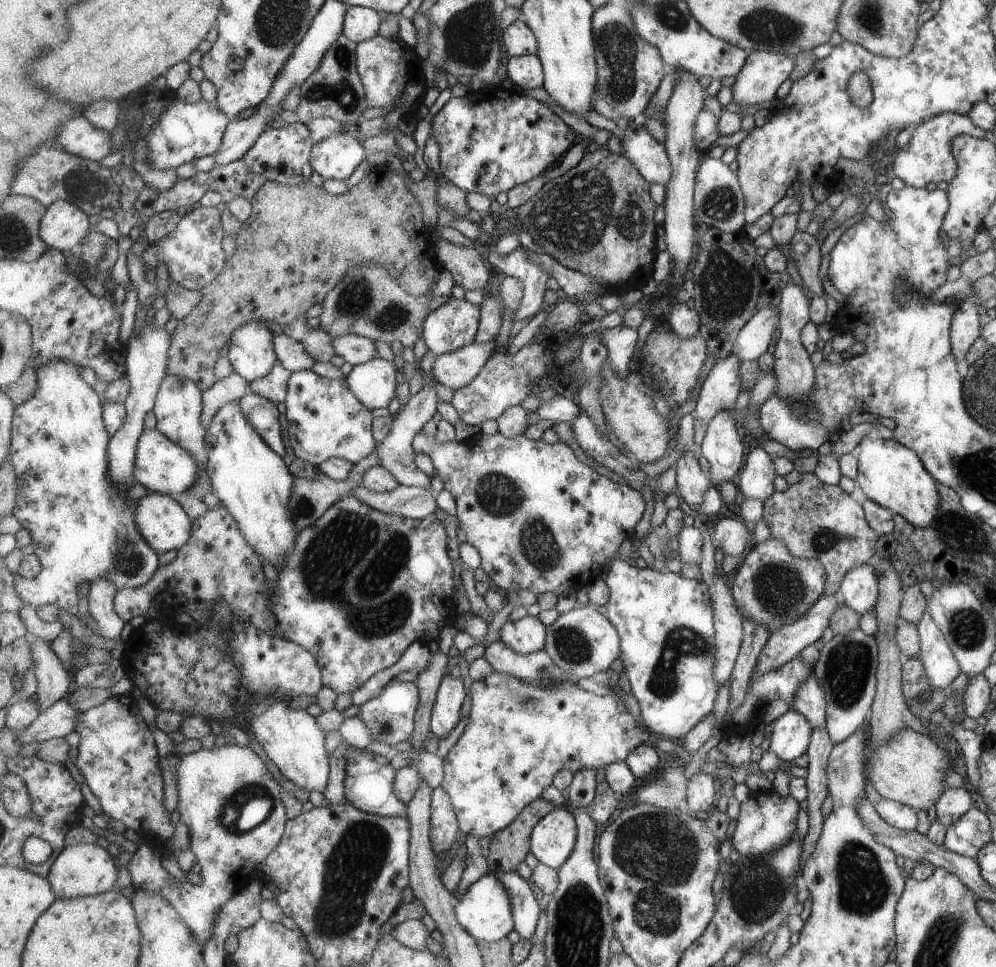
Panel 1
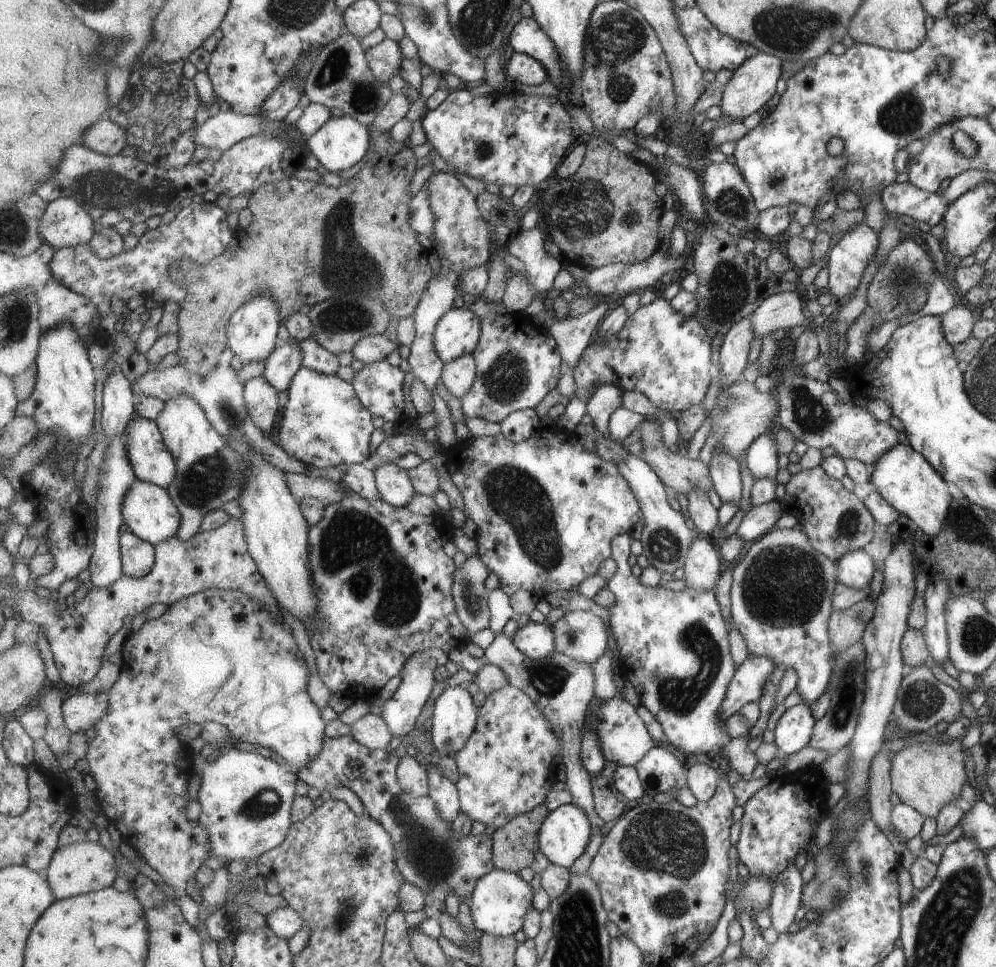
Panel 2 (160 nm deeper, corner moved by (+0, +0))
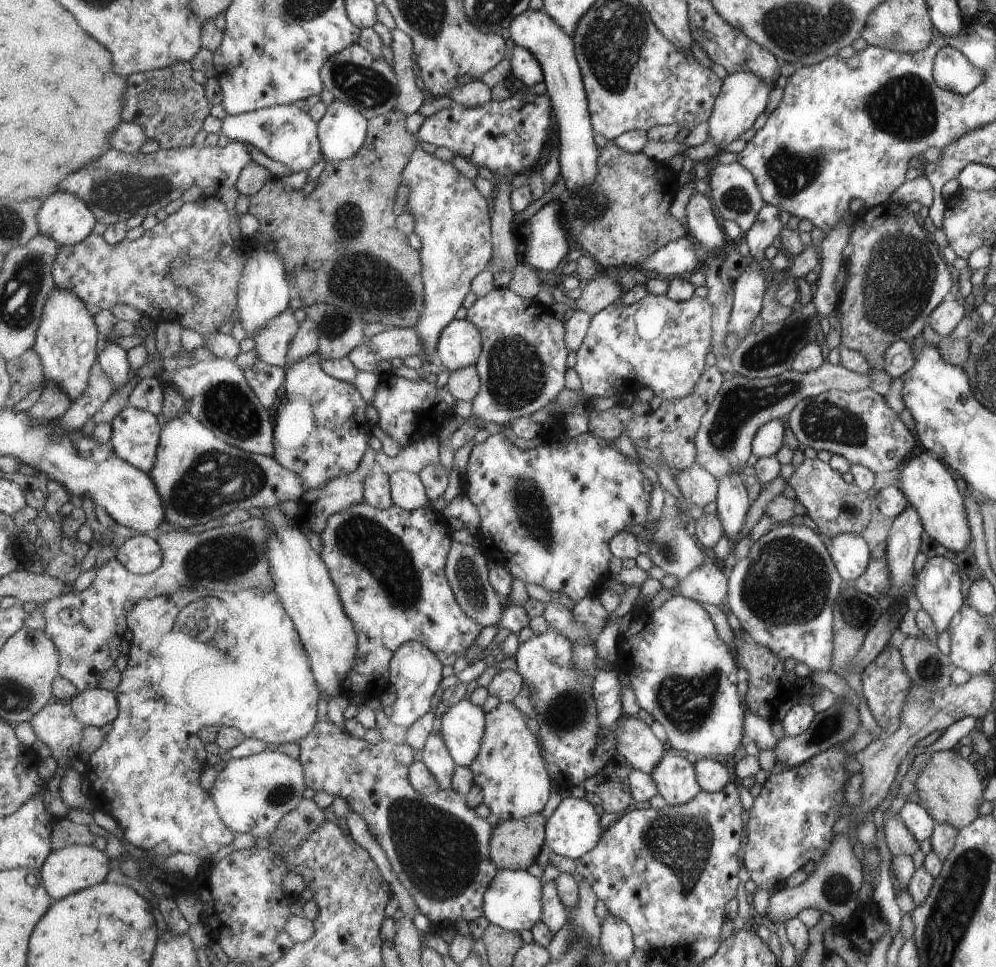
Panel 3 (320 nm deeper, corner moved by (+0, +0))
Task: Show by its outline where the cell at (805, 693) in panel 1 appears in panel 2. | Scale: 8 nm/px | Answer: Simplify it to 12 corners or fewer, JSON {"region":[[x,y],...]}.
{"region":[[771,528],[734,566],[746,650],[826,690],[837,564]]}

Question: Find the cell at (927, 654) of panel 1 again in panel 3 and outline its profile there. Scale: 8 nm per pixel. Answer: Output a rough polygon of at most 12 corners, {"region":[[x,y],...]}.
{"region":[[929,558],[915,577],[921,609],[941,634],[965,604],[958,566]]}

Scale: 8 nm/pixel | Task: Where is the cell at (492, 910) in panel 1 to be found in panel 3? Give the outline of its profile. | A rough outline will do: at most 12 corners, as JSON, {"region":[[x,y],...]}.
{"region":[[500,869],[483,915],[509,932],[542,921],[541,878]]}

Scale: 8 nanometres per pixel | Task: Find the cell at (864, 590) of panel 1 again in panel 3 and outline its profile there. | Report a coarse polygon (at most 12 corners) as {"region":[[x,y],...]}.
{"region":[[839,534],[825,546],[843,583],[869,564],[860,534]]}

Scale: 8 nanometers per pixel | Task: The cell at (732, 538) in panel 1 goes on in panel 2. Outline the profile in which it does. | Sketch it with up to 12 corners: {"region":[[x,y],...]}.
{"region":[[775,499],[752,506],[737,525],[743,542],[774,528],[782,513]]}

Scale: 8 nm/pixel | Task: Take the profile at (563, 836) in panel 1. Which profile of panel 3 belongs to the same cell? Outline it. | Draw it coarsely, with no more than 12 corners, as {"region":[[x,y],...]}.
{"region":[[570,797],[549,817],[545,846],[579,859],[604,832],[593,802]]}

